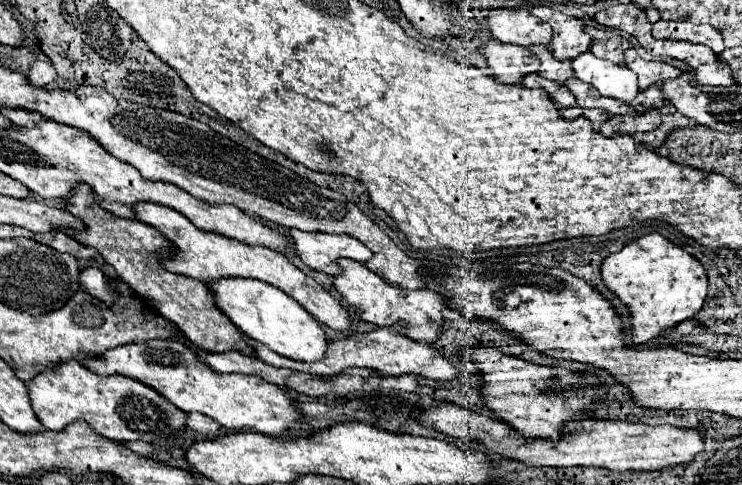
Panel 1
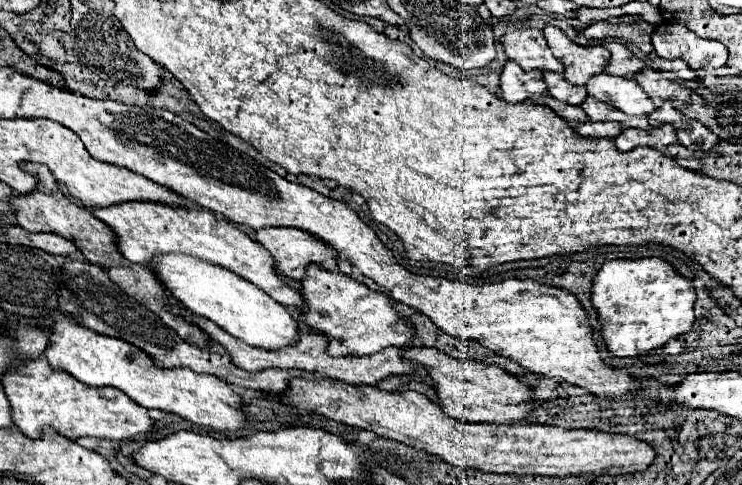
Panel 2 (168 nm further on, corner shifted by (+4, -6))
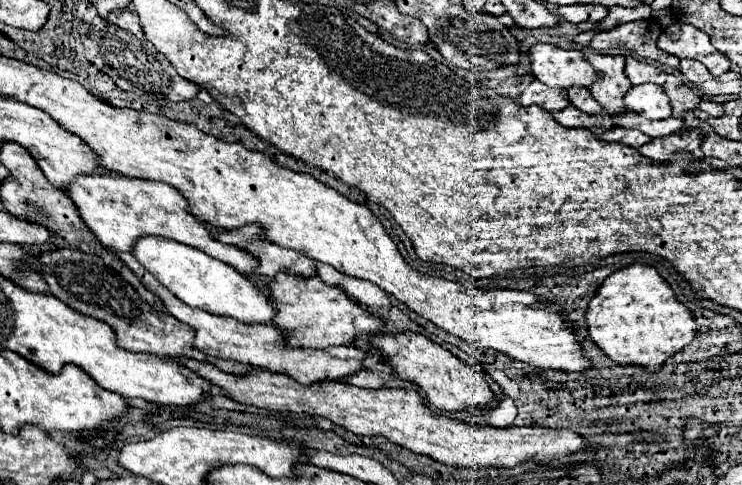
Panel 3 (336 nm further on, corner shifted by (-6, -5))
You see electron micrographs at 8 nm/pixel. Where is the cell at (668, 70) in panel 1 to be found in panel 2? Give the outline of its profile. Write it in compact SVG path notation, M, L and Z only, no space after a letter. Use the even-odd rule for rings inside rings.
M640 72L634 76L634 80L648 92L648 96L652 98L652 102L660 108L664 104L664 100L680 100L680 102L690 102L690 90L684 88L678 82L666 80L666 78L658 78L654 80L652 74L648 76L646 72Z

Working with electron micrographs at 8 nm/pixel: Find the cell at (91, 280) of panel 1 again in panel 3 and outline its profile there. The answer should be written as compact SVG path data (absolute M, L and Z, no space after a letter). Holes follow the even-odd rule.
M58 249L40 255L40 261L42 261L44 279L50 287L50 293L60 301L64 301L68 307L72 307L74 311L108 323L116 333L118 345L124 347L126 351L152 353L158 357L186 357L186 359L210 361L218 369L228 373L236 373L236 375L248 373L246 365L214 359L210 355L204 355L200 349L196 349L190 339L188 325L176 321L172 315L156 307L150 307L146 301L142 301L136 289L130 283L126 283L122 275L118 275L114 269L104 265L100 257L76 249Z

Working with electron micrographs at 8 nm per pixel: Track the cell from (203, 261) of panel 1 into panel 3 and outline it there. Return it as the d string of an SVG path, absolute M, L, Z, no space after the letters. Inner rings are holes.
M108 173L82 175L74 179L74 183L70 183L68 195L76 203L84 223L88 223L88 227L102 241L102 245L118 253L122 251L130 253L136 241L142 237L164 237L164 239L172 239L172 241L196 247L208 253L210 257L232 265L242 275L252 277L256 273L256 267L260 267L260 261L252 253L236 245L226 245L218 241L208 231L208 227L190 213L184 195L180 195L180 191L164 183L146 181L146 179L128 179L128 177L118 177L118 175L114 177Z

